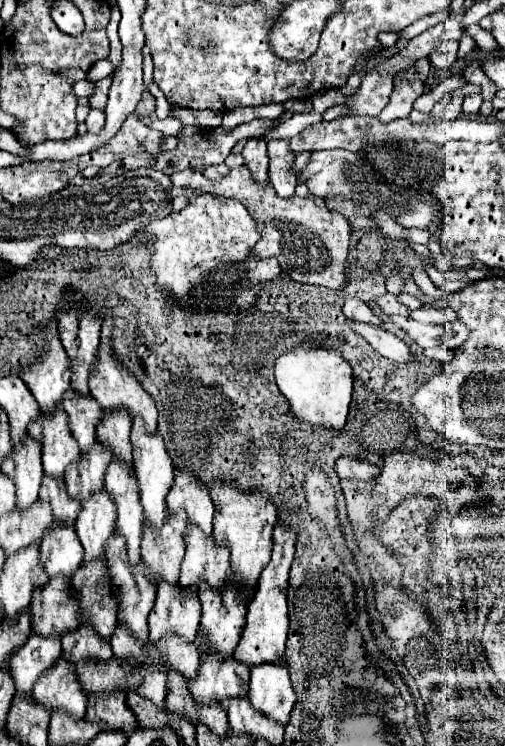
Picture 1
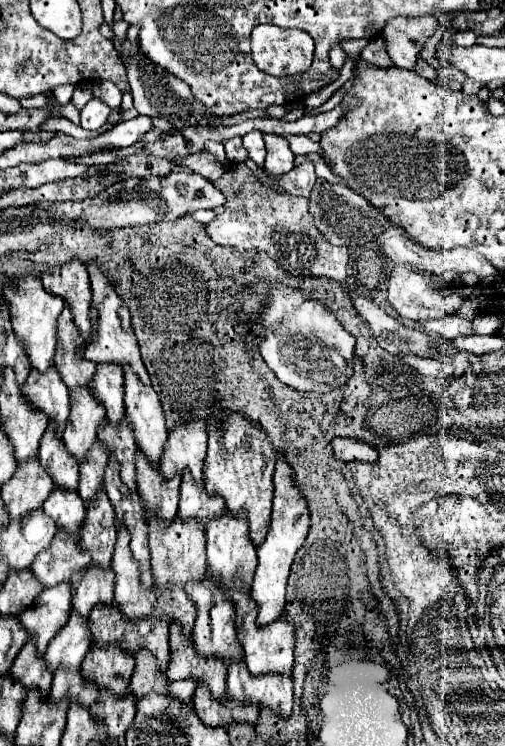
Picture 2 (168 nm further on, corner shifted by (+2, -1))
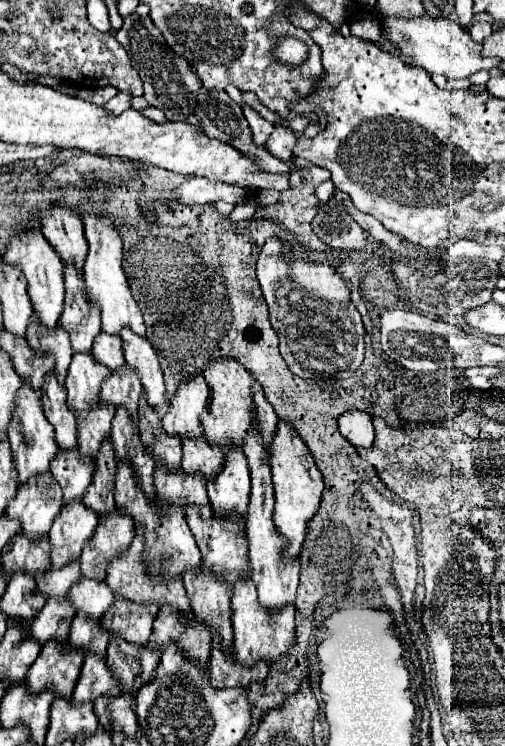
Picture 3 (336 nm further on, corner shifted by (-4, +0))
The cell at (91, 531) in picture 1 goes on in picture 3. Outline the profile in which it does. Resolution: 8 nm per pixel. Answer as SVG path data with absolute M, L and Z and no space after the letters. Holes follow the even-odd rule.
M97 404L95 410L83 412L77 422L79 432L79 452L83 456L89 456L93 462L101 450L101 444L111 434L111 420L115 416L115 408Z

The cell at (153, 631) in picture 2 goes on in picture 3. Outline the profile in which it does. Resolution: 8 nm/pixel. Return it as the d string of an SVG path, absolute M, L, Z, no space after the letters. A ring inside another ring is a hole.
M137 530L133 542L131 542L131 550L117 558L115 562L111 562L111 566L107 568L107 586L111 588L113 596L119 600L131 600L131 602L139 602L139 604L157 604L163 606L163 602L171 602L171 606L175 606L175 610L183 612L183 622L187 624L191 620L191 612L189 612L189 600L185 596L185 588L181 578L177 580L169 580L169 582L161 582L161 580L153 580L149 578L143 570L143 560L141 560L141 550L143 550L143 530Z

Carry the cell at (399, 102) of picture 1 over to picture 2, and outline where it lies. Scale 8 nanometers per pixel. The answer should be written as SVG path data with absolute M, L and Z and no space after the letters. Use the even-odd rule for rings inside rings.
M425 15L425 17L395 17L389 19L385 23L383 29L383 39L387 41L387 53L391 57L391 61L401 67L401 69L413 69L415 61L425 45L425 41L437 31L437 19L433 15Z

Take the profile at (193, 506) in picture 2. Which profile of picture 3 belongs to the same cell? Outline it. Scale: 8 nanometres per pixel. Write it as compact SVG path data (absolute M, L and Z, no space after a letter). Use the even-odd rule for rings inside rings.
M201 436L199 440L183 442L183 472L185 474L201 474L205 480L211 480L223 470L223 452Z

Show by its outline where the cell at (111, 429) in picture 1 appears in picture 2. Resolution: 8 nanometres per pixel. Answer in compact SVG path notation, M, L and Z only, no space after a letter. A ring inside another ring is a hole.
M101 363L97 365L93 379L91 379L91 389L95 391L97 399L103 403L107 409L107 419L111 423L121 423L125 415L125 405L123 405L123 369L115 363Z

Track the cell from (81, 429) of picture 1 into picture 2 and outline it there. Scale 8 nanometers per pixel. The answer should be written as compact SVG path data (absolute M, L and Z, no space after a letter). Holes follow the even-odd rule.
M65 307L57 319L57 351L53 361L69 389L87 387L95 371L93 361L87 361L83 355L77 355L77 349L81 345L83 345L83 335L75 327L69 307Z

